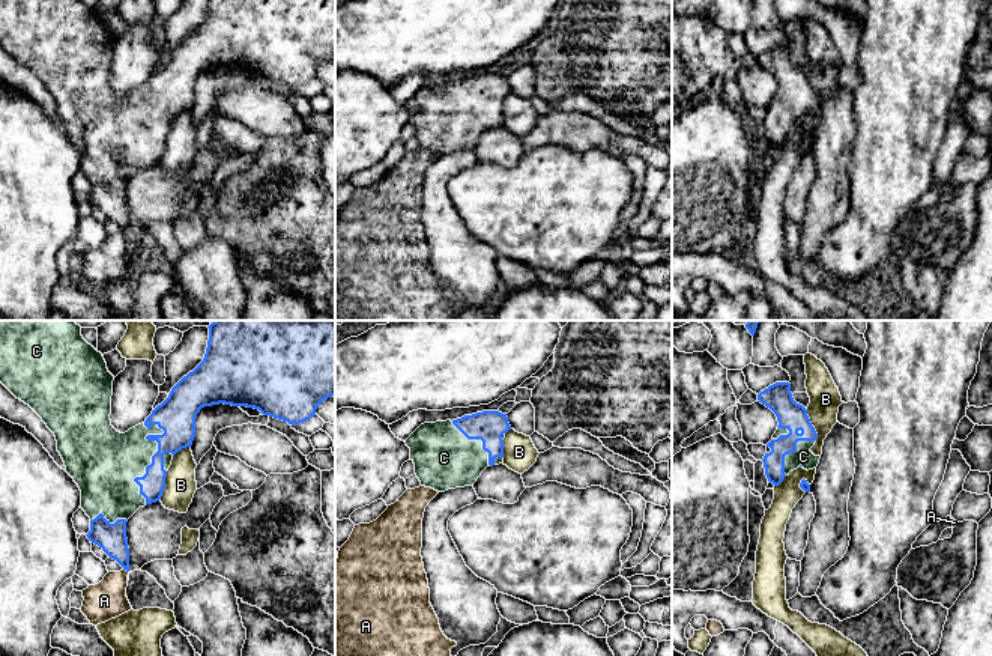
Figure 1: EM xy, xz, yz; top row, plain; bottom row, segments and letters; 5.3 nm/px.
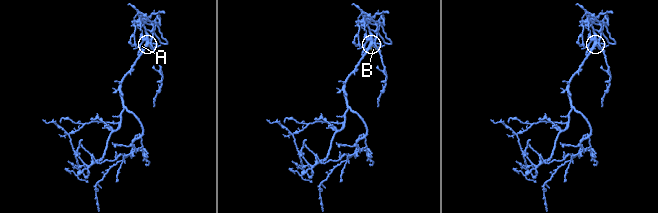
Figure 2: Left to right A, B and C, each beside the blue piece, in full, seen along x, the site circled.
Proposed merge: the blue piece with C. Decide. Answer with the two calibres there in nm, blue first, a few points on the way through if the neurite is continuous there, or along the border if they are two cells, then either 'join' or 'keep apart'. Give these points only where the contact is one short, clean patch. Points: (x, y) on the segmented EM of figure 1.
190 nm thick on the blue side, 360 nm on the other; join

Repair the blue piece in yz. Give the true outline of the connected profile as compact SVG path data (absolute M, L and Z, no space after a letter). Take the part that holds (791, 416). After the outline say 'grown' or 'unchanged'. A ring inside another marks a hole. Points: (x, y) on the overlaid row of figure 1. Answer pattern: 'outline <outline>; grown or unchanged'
outline M791 384L770 385L758 394L758 400L770 408L779 421L762 459L768 481L779 486L800 465L807 471L816 468L821 456L815 456L810 448L815 445L818 433L807 409L794 400Z; grown

